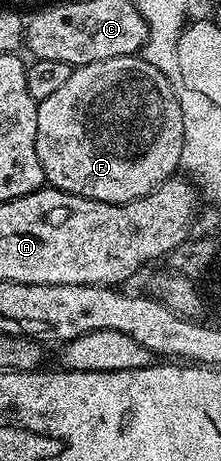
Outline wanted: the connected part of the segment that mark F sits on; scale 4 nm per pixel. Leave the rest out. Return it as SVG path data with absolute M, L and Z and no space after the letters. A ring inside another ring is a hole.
M140 55L101 59L93 63L80 64L71 71L68 80L55 93L49 94L49 98L38 101L38 106L37 158L43 167L46 183L52 188L60 188L63 192L97 202L124 204L153 192L158 184L164 184L166 180L172 179L180 171L183 159L185 122L181 118L181 106L177 102L177 94L173 94L173 86L169 86L169 78L165 78L165 74L161 74L161 70L157 70L157 66L153 66Z

